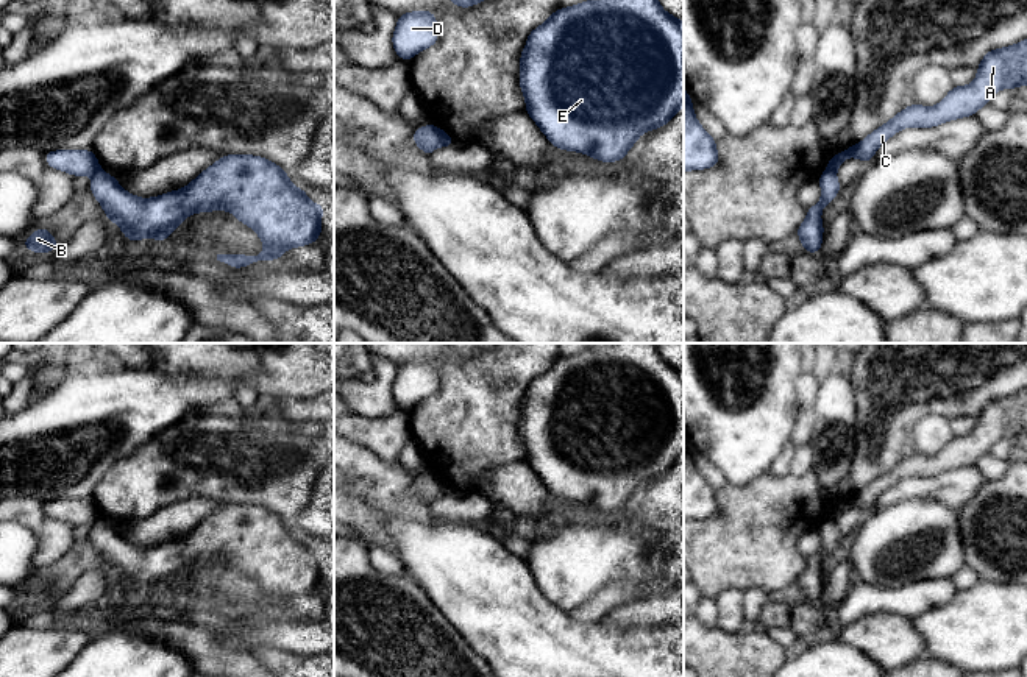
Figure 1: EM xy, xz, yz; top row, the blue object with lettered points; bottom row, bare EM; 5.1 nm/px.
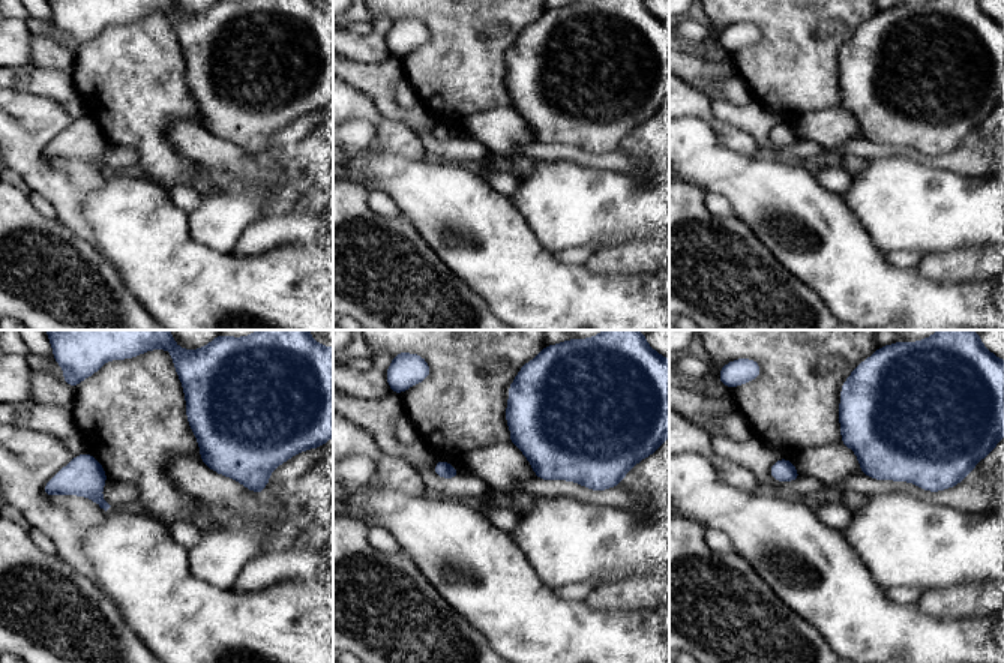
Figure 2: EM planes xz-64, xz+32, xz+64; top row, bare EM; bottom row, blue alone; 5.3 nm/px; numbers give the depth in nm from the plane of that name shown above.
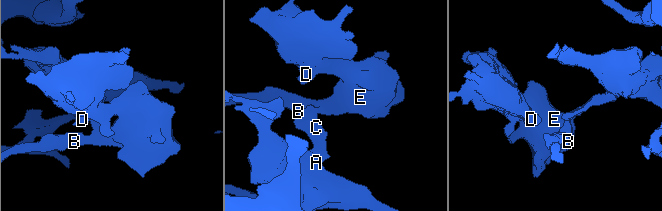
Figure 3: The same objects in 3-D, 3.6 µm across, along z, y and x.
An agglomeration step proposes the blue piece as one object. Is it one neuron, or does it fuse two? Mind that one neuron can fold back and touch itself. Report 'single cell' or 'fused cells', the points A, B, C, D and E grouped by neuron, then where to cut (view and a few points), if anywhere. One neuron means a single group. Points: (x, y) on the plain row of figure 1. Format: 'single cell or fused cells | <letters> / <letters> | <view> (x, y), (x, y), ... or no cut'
fused cells | A C / B D E | yz (826, 518), (835, 521)

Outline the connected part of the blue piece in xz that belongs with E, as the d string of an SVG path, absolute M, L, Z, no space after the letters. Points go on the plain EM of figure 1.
M612 343L559 357L528 384L520 404L520 438L526 463L553 496L601 512L626 509L643 482L665 476L684 457L684 371L666 362L656 343Z

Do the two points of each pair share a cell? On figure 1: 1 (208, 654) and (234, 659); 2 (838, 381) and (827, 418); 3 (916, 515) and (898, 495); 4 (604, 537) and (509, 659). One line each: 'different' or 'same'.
1: same
2: same
3: different
4: different

